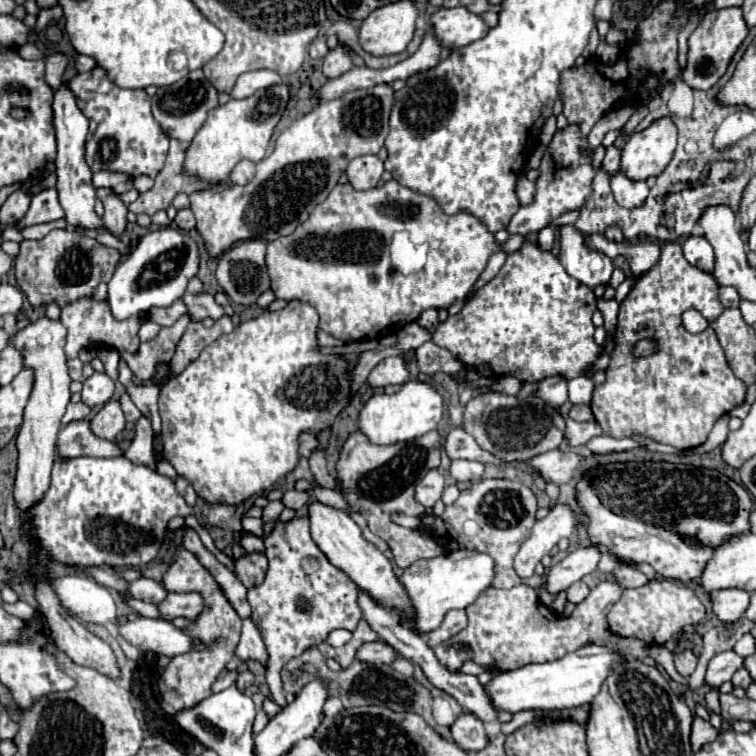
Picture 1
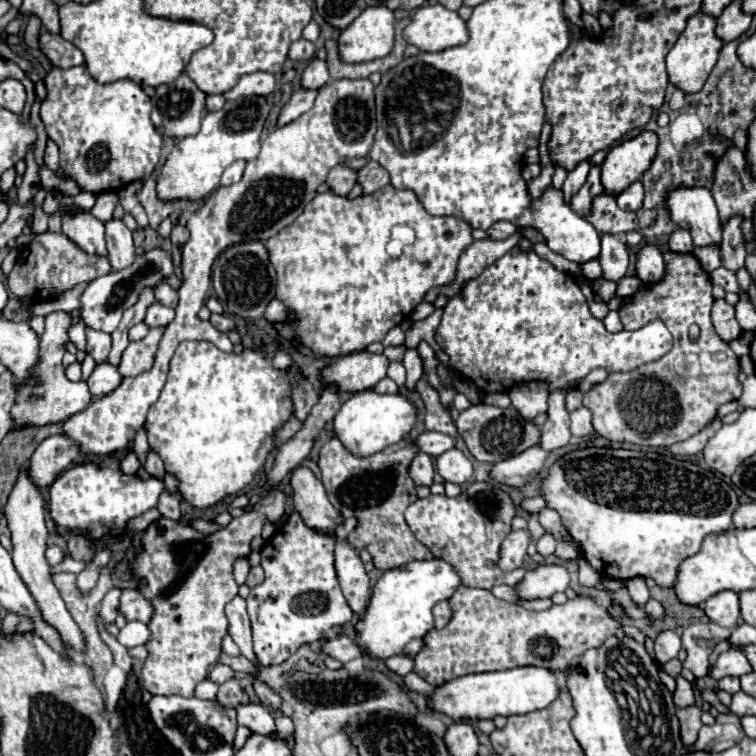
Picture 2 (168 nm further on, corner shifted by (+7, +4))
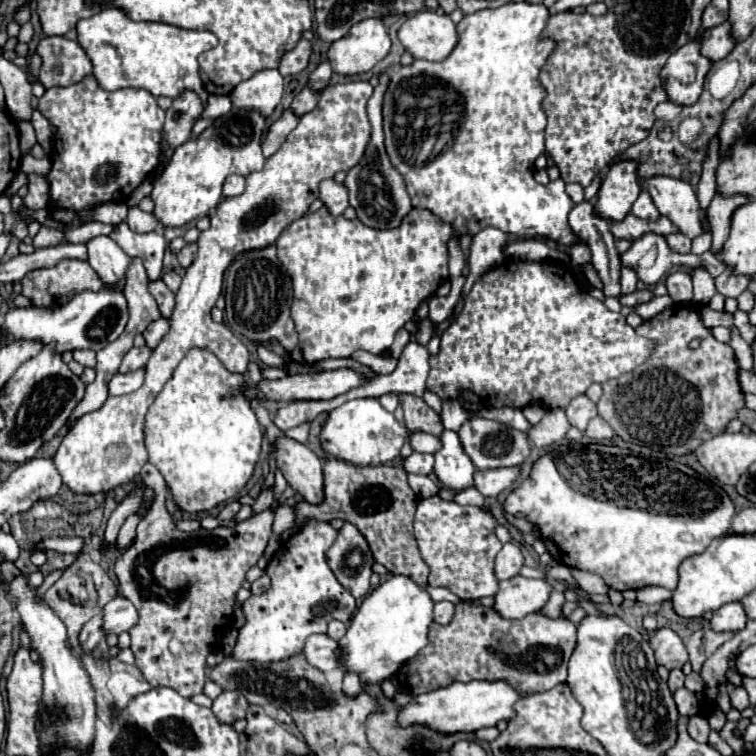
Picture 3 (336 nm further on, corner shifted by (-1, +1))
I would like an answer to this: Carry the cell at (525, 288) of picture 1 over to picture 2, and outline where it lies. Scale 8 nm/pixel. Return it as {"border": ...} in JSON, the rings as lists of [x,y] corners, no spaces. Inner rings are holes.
{"border":[[[513,248],[511,252],[507,252],[505,256],[501,256],[495,264],[487,266],[477,278],[473,278],[471,282],[465,284],[465,288],[461,290],[461,294],[457,294],[455,298],[451,298],[445,306],[445,312],[443,312],[443,318],[441,318],[441,324],[439,324],[439,330],[435,334],[435,340],[437,344],[441,346],[441,350],[449,356],[449,366],[453,366],[453,370],[471,380],[483,394],[489,394],[489,392],[509,392],[515,384],[519,382],[531,382],[531,380],[543,380],[549,384],[549,390],[555,392],[555,390],[575,390],[581,380],[591,372],[591,370],[597,370],[597,368],[603,368],[607,372],[629,372],[629,370],[635,370],[637,366],[641,364],[647,364],[647,362],[653,362],[653,360],[659,360],[663,354],[667,354],[671,350],[671,344],[673,344],[673,336],[671,332],[665,328],[665,324],[661,320],[653,320],[651,324],[635,330],[635,332],[627,332],[627,330],[621,330],[619,334],[613,334],[613,332],[607,332],[605,324],[601,320],[597,320],[591,312],[589,312],[589,306],[587,306],[587,300],[583,296],[583,292],[579,290],[575,278],[567,272],[561,272],[557,270],[553,264],[549,264],[547,260],[541,260],[535,252],[521,252],[519,248]]]}

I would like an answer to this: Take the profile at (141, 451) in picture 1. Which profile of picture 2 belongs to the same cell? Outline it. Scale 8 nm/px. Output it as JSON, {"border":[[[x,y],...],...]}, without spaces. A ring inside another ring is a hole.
{"border":[[[129,452],[129,454],[123,458],[123,462],[121,462],[121,472],[123,472],[123,474],[135,474],[139,468],[141,468],[141,464],[139,464],[135,452]]]}

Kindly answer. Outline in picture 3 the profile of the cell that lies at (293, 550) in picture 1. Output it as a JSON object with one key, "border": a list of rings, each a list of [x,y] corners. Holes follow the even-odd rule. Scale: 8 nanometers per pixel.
{"border":[[[309,517],[303,527],[299,531],[295,531],[295,535],[291,535],[291,539],[285,539],[281,543],[281,547],[273,553],[269,565],[267,565],[267,575],[271,577],[271,587],[257,597],[249,597],[243,603],[245,615],[247,615],[247,623],[241,627],[239,631],[239,639],[237,645],[233,649],[233,657],[241,659],[241,661],[257,661],[257,663],[271,663],[271,661],[283,661],[289,659],[291,655],[297,655],[303,651],[305,641],[309,635],[313,633],[327,633],[327,625],[333,619],[339,619],[343,623],[347,623],[351,619],[351,615],[357,611],[357,601],[355,597],[335,579],[331,567],[327,567],[327,551],[331,547],[331,543],[335,543],[337,539],[337,529],[331,527],[331,523],[327,521],[317,521],[313,517]]]}

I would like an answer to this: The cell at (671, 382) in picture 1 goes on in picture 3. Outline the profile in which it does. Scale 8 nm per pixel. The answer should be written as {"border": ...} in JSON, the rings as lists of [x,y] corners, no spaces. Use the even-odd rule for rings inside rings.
{"border":[[[693,303],[671,305],[657,313],[653,319],[643,321],[635,331],[639,331],[643,337],[655,339],[659,345],[653,357],[649,357],[639,369],[603,383],[603,395],[597,403],[597,411],[611,425],[615,435],[619,435],[623,441],[645,445],[667,455],[685,455],[689,451],[695,451],[703,441],[723,433],[727,423],[737,417],[737,411],[745,407],[745,397],[737,379],[739,365],[733,349],[725,343],[719,343],[711,335],[711,329],[703,325],[699,307]],[[695,337],[701,339],[699,349],[689,347],[691,339]]]}

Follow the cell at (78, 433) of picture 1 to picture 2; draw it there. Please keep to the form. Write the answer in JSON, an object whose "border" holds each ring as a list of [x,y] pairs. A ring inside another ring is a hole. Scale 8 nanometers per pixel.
{"border":[[[51,436],[43,440],[29,458],[29,476],[35,486],[51,486],[53,480],[67,468],[79,462],[79,446],[65,436]]]}

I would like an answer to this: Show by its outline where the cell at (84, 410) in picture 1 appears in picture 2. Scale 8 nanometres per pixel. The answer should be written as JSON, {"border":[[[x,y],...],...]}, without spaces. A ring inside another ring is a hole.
{"border":[[[51,312],[49,316],[45,316],[45,332],[41,336],[41,342],[39,342],[39,360],[37,364],[33,366],[33,380],[23,380],[23,382],[17,382],[15,384],[15,392],[17,392],[17,398],[15,398],[15,404],[11,408],[11,418],[13,418],[13,428],[25,428],[25,426],[47,426],[47,424],[55,424],[55,422],[65,422],[69,416],[85,410],[89,406],[89,402],[93,400],[91,392],[89,392],[89,386],[85,382],[71,382],[67,380],[65,376],[65,368],[61,364],[61,358],[65,354],[65,344],[69,342],[69,332],[71,328],[71,316],[67,312]]]}

